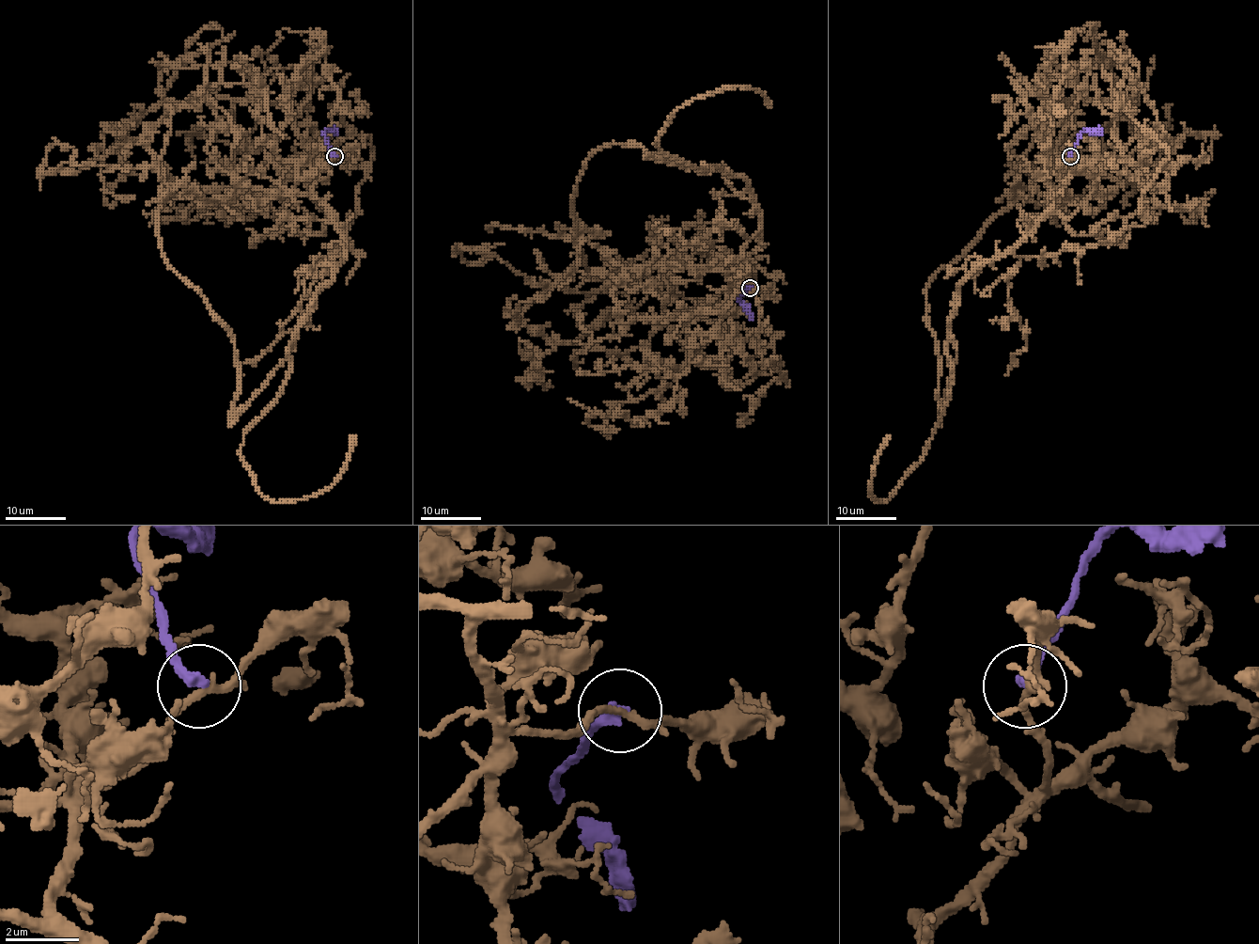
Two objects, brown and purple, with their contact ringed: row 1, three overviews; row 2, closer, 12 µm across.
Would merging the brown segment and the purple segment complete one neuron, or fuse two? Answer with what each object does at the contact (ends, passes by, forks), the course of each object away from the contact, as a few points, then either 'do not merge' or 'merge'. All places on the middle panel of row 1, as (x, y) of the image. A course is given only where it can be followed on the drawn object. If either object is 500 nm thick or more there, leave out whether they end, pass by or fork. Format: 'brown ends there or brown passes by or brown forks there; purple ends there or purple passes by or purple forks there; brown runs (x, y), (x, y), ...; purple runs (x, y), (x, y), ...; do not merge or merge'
brown passes by; purple ends there; brown runs (751, 287), (735, 290), (726, 277), (758, 244), (751, 187), (655, 143), (691, 100), (749, 86), (770, 106); purple runs (751, 287), (739, 302), (752, 321); do not merge

